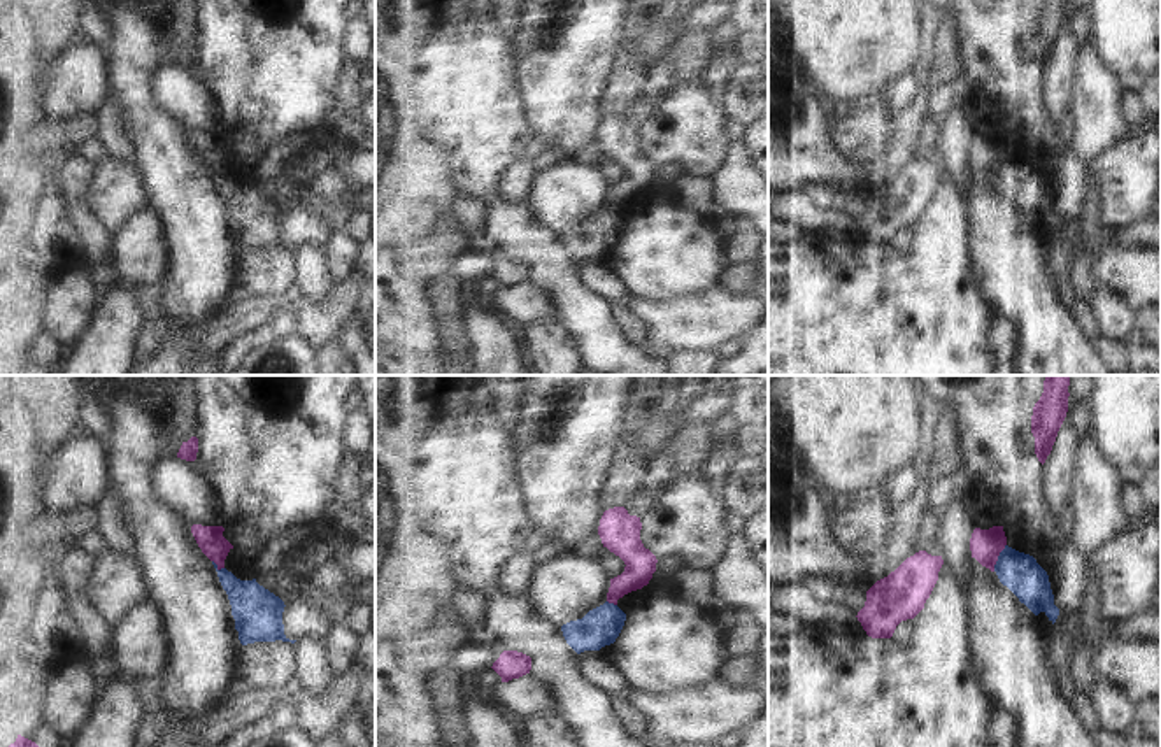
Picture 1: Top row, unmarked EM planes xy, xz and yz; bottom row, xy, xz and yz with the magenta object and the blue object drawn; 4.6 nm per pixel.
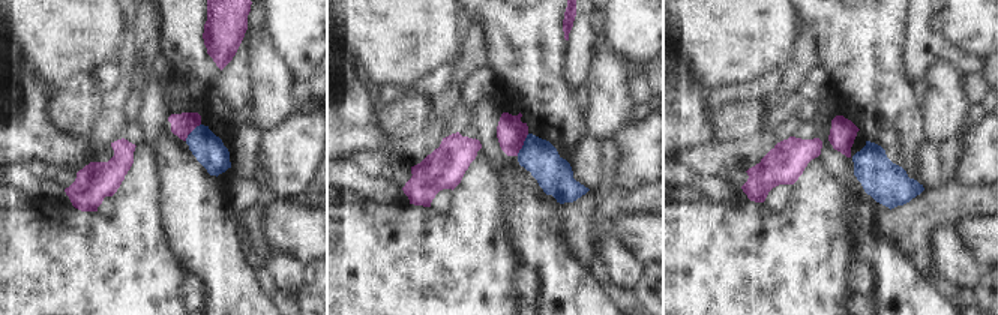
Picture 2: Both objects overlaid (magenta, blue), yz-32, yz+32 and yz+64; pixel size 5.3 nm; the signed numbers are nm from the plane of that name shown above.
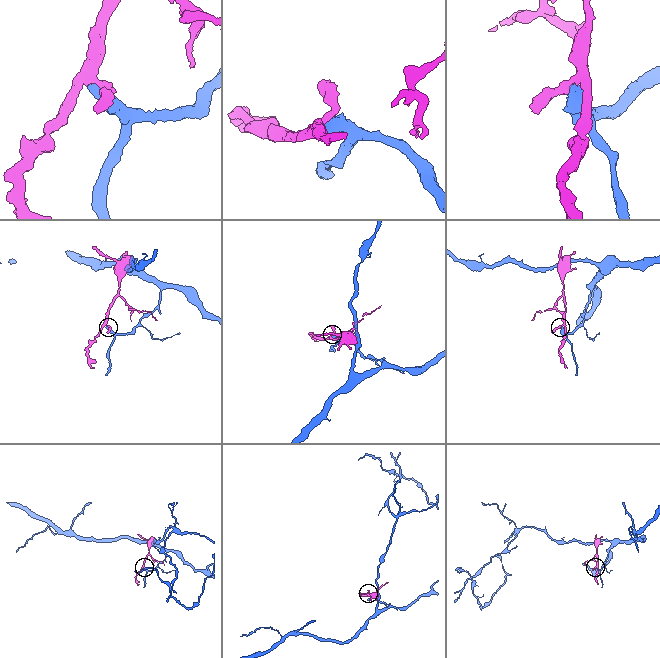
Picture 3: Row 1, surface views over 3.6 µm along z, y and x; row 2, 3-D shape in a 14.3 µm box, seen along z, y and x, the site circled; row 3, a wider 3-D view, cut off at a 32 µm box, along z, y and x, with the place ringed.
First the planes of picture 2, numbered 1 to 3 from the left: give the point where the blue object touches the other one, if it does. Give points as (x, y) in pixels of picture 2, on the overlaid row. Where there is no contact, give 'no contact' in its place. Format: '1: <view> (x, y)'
1: yz-32 (191, 131)
2: yz+32 (523, 144)
3: no contact

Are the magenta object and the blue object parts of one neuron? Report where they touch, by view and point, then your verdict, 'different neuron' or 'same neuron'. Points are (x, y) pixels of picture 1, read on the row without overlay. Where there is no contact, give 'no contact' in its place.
contact yz (997, 165); different neuron

